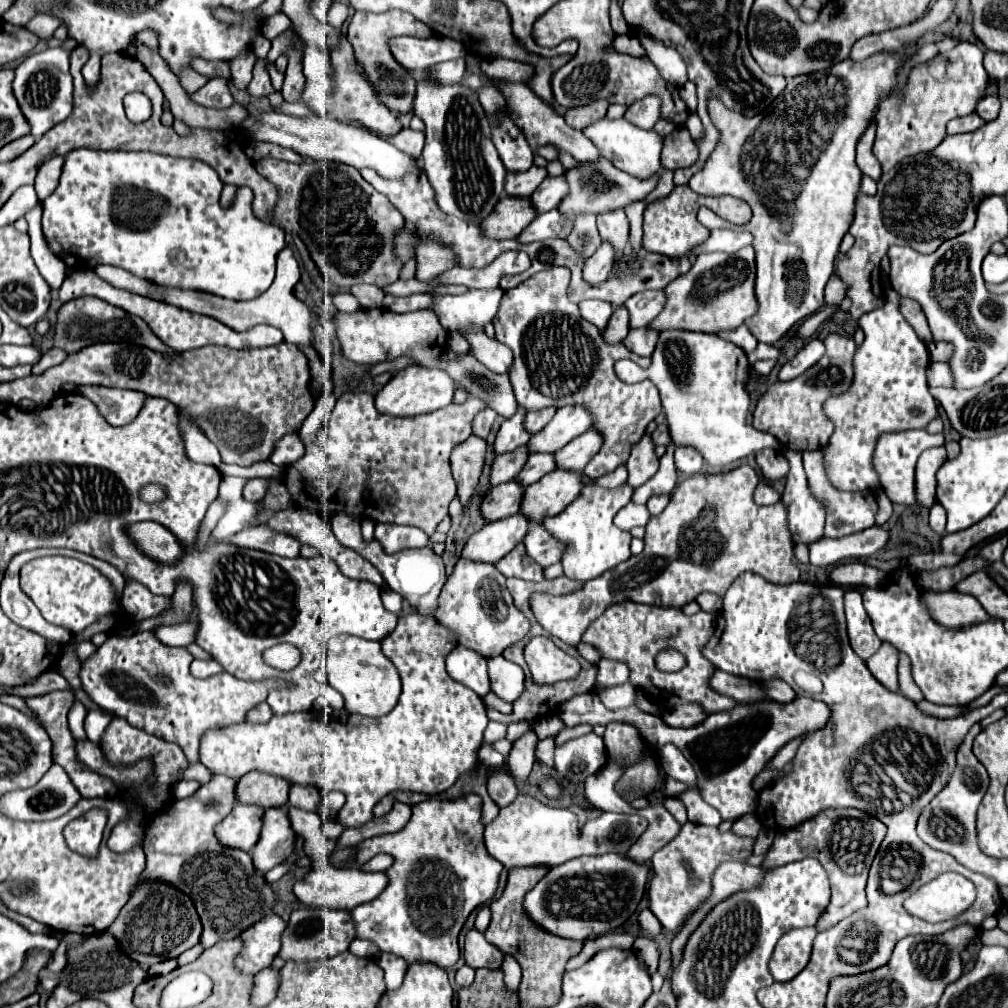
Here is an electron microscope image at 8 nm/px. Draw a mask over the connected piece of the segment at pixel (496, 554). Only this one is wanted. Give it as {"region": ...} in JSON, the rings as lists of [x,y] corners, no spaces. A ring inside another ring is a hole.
{"region":[[[522,513],[500,521],[490,521],[468,539],[466,547],[462,549],[462,557],[468,557],[472,561],[496,563],[500,561],[500,557],[504,557],[524,541],[528,529],[530,519]]]}

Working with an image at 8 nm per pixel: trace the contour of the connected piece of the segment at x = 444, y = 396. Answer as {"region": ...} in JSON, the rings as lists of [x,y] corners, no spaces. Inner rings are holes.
{"region":[[[410,365],[402,371],[398,371],[376,395],[376,409],[384,415],[394,415],[394,417],[416,417],[422,413],[432,413],[436,409],[442,409],[452,403],[454,397],[454,381],[444,373],[442,369],[436,367],[420,367],[420,365]]]}

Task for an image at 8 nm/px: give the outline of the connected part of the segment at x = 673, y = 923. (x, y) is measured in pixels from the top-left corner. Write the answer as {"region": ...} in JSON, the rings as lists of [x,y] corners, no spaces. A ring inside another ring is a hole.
{"region":[[[687,821],[682,826],[682,831],[678,833],[678,837],[674,841],[670,841],[668,845],[664,845],[650,859],[652,871],[654,871],[654,875],[650,879],[650,891],[648,891],[650,893],[650,911],[656,915],[656,919],[662,923],[664,929],[668,929],[670,933],[680,931],[680,927],[686,923],[686,919],[692,917],[692,913],[710,897],[712,887],[708,889],[708,877],[712,877],[712,873],[716,871],[716,865],[720,865],[724,861],[744,863],[750,855],[752,855],[750,837],[738,837],[738,835],[734,835],[734,831],[720,833],[718,827],[698,825]],[[686,863],[700,879],[700,883],[696,887],[690,885]]]}

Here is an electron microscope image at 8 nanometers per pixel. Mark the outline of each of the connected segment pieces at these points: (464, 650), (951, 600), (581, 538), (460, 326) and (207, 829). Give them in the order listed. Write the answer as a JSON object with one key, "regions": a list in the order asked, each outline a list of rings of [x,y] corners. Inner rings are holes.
{"regions":[[[[458,645],[448,654],[446,670],[454,681],[472,687],[482,699],[492,691],[488,677],[488,659],[468,647]]],[[[940,591],[940,593],[928,593],[926,605],[930,615],[946,625],[946,627],[962,627],[986,621],[990,615],[982,609],[982,605],[974,597],[964,597],[966,593],[958,591]]],[[[590,483],[582,489],[580,497],[572,501],[572,505],[568,505],[562,513],[542,521],[546,531],[566,547],[562,555],[562,567],[568,579],[586,583],[590,579],[600,577],[604,571],[624,563],[630,557],[632,535],[614,527],[612,523],[614,515],[630,503],[630,497],[632,487],[628,487],[626,483],[620,489],[602,489],[596,483]]],[[[502,289],[466,291],[464,295],[434,295],[432,311],[438,315],[446,331],[470,333],[482,331],[494,319],[500,307]]],[[[212,775],[192,797],[172,801],[146,825],[146,869],[142,879],[160,879],[188,893],[202,921],[200,945],[210,949],[218,941],[236,939],[244,929],[272,913],[278,903],[276,891],[258,873],[248,851],[228,849],[216,841],[216,825],[236,803],[236,779]]]]}

